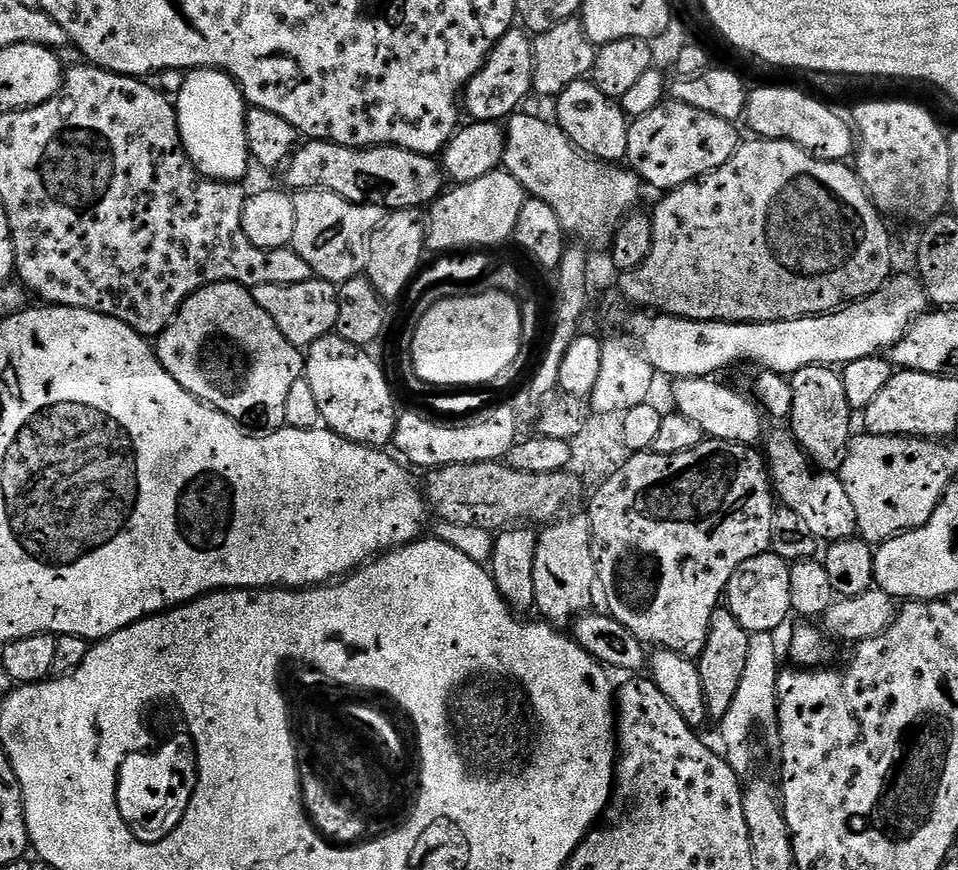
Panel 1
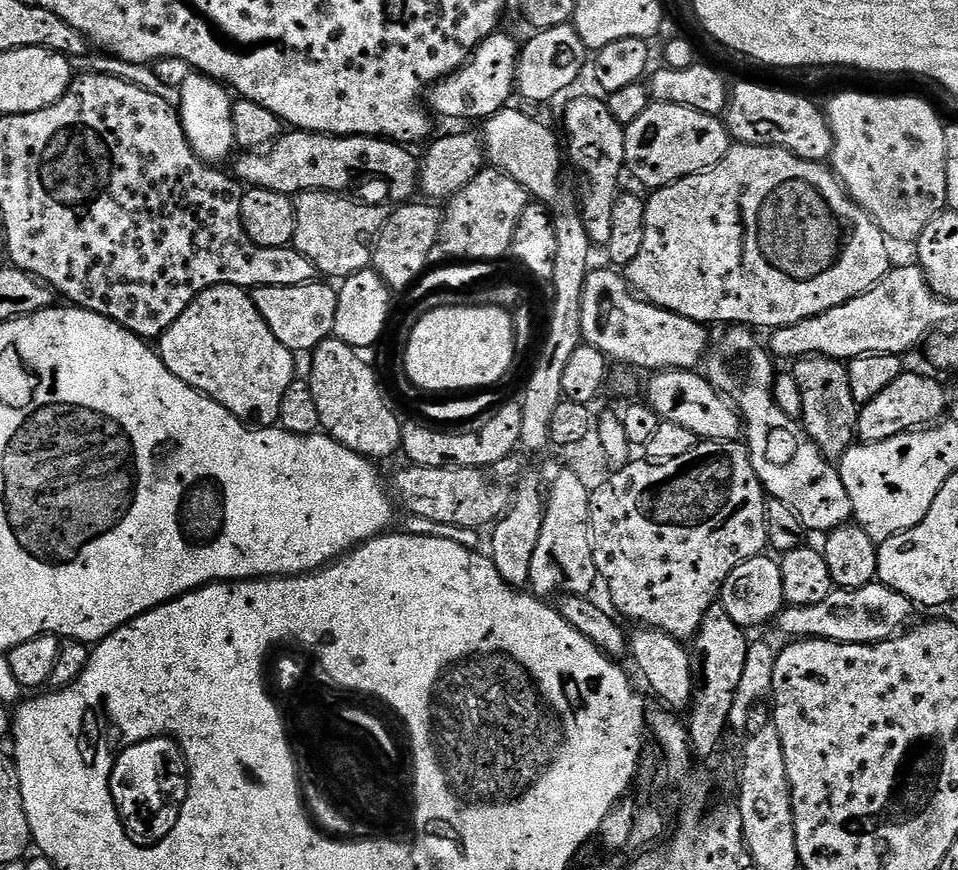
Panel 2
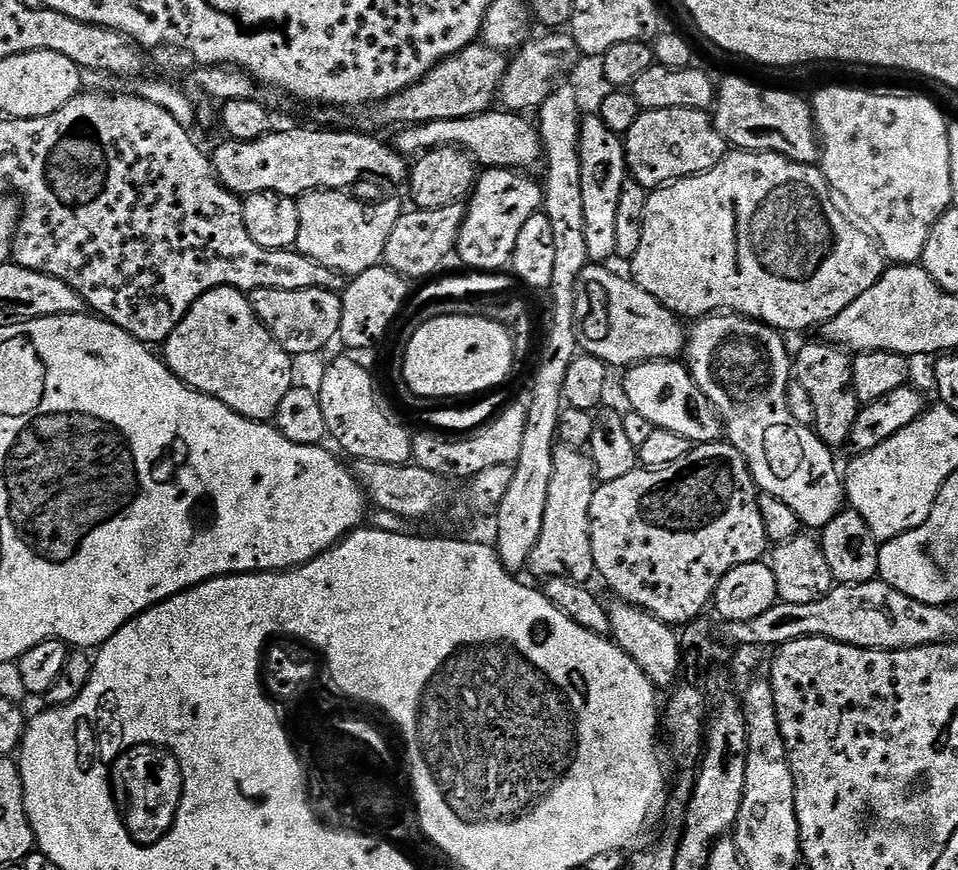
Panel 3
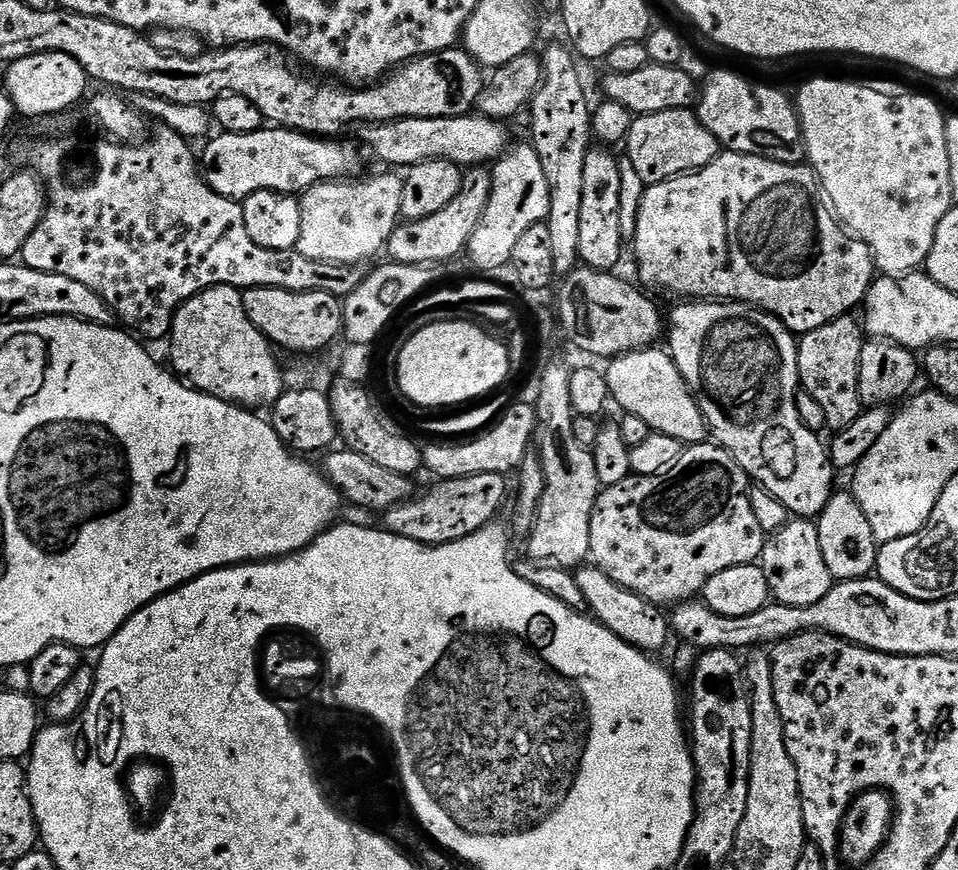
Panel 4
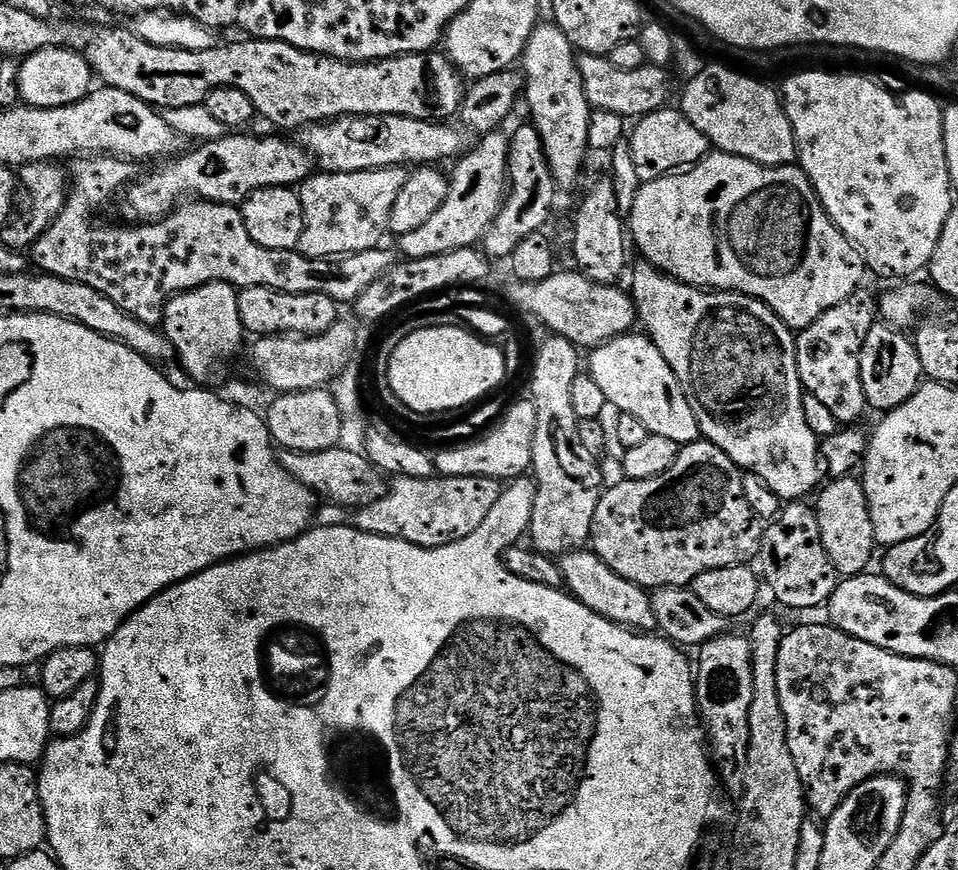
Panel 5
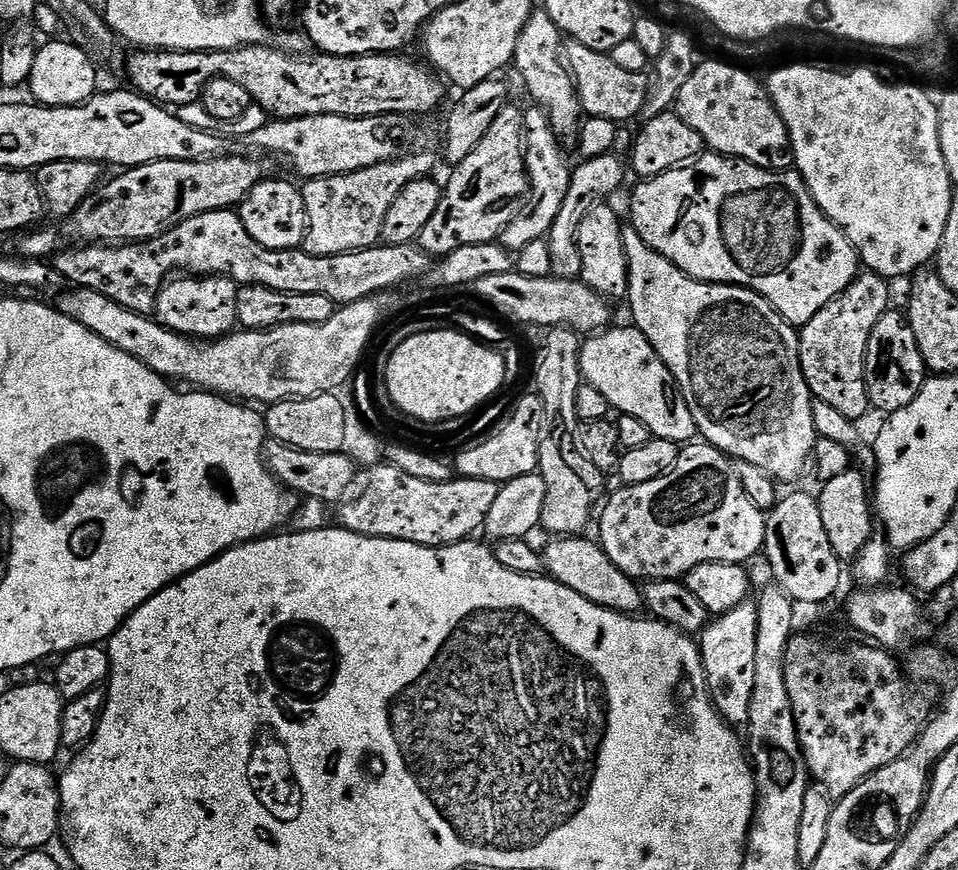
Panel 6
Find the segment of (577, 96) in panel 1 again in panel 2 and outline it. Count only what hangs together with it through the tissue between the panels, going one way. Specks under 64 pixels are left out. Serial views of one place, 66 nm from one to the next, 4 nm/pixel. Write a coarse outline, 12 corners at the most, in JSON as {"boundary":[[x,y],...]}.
{"boundary":[[599,95],[565,106],[567,159],[588,183],[593,245],[610,242],[625,125]]}

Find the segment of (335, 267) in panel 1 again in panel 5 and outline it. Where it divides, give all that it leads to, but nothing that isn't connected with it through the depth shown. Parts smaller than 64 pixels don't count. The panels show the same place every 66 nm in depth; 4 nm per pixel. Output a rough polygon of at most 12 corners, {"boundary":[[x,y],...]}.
{"boundary":[[409,169],[299,185],[310,258],[381,247]]}

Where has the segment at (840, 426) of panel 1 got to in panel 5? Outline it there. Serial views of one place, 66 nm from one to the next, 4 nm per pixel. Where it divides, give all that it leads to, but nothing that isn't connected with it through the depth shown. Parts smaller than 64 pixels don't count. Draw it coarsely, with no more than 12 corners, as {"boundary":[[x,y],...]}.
{"boundary":[[858,290],[796,336],[805,393],[837,425],[869,411],[862,346],[878,300]]}

